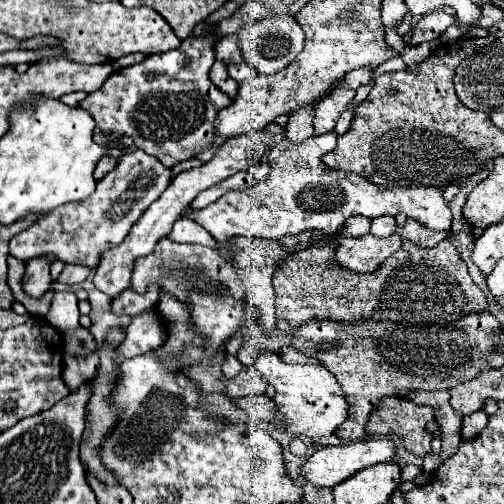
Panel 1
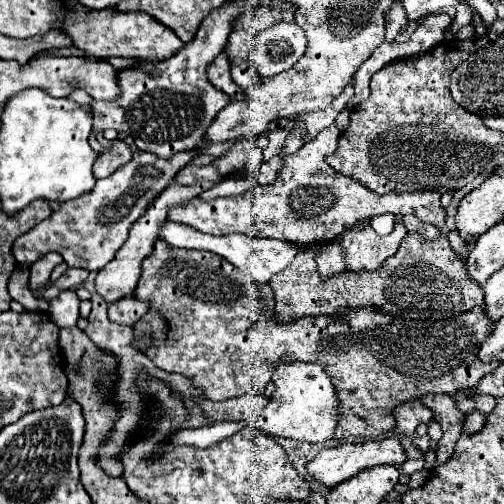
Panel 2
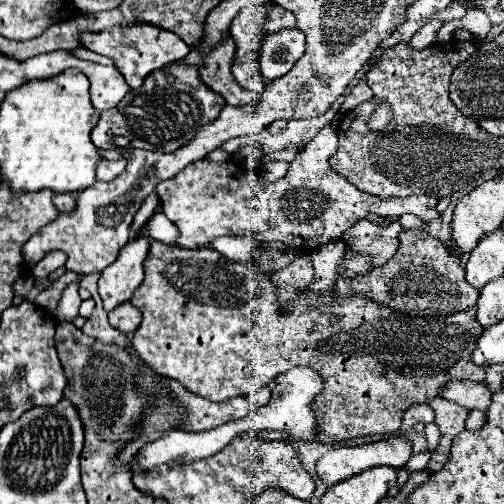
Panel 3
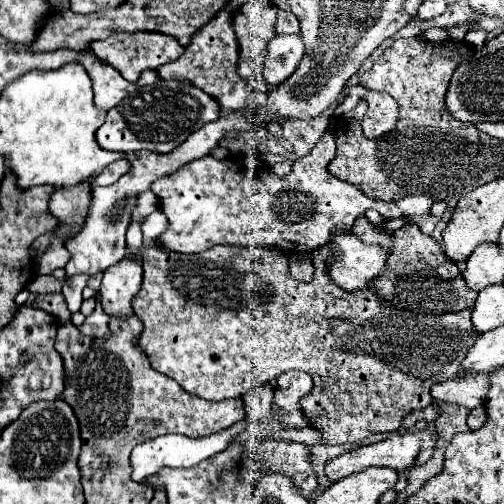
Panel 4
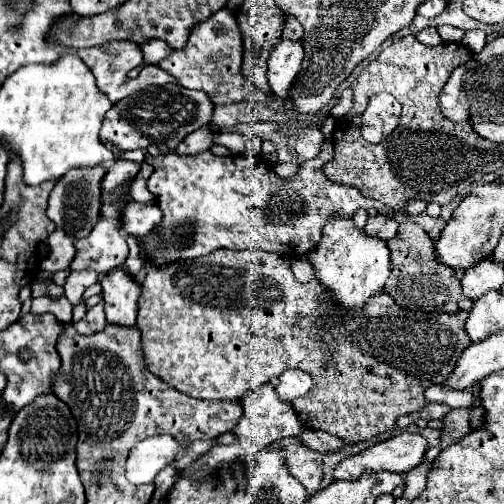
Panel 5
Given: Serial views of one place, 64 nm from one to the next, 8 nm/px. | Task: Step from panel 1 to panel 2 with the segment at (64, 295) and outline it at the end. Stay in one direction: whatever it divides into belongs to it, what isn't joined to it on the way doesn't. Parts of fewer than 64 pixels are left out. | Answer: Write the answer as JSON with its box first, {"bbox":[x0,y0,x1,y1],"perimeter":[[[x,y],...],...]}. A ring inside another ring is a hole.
{"bbox":[50,290,80,328],"perimeter":[[[64,290],[64,292],[60,292],[58,298],[54,298],[50,302],[50,318],[58,328],[76,326],[76,320],[80,316],[78,308],[80,308],[80,300],[78,300],[76,292]]]}

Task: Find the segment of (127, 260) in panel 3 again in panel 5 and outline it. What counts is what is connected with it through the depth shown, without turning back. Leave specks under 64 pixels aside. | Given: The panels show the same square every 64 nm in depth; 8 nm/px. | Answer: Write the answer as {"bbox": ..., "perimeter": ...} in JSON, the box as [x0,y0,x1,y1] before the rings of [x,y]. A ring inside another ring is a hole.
{"bbox":[102,272,140,326],"perimeter":[[[110,272],[102,280],[108,324],[136,326],[140,284],[128,272]]]}

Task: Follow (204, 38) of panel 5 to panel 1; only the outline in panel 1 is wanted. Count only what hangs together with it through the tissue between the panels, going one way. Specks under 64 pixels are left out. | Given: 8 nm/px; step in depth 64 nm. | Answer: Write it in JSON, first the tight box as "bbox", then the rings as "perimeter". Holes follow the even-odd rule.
{"bbox":[210,62,240,98],"perimeter":[[[216,62],[210,70],[210,80],[224,92],[228,94],[230,98],[236,98],[236,92],[240,92],[240,84],[236,84],[236,80],[232,80],[228,76],[228,70],[226,70],[226,64],[220,64]]]}

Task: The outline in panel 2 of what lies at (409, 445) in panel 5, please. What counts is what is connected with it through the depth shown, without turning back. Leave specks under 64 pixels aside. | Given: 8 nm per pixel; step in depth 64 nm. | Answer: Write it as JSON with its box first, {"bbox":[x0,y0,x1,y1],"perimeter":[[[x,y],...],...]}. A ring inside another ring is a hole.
{"bbox":[308,438,406,488],"perimeter":[[[384,438],[384,440],[376,440],[376,442],[364,442],[364,444],[340,444],[336,448],[326,448],[322,450],[314,460],[308,462],[308,472],[314,480],[322,482],[328,488],[334,488],[336,484],[340,484],[342,480],[348,480],[350,476],[356,476],[358,472],[378,466],[378,464],[392,464],[392,466],[400,466],[406,462],[406,450],[400,444],[398,438]]]}

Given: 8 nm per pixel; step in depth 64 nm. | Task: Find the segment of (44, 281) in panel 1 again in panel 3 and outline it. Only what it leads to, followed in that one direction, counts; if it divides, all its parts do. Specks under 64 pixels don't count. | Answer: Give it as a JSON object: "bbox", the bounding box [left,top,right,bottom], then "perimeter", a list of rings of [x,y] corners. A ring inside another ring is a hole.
{"bbox":[32,250,68,278],"perimeter":[[[60,250],[48,252],[48,254],[34,266],[34,270],[32,270],[34,278],[46,278],[52,270],[64,266],[64,264],[66,264],[66,258],[68,258],[68,256],[64,256],[64,252],[60,252]]]}

